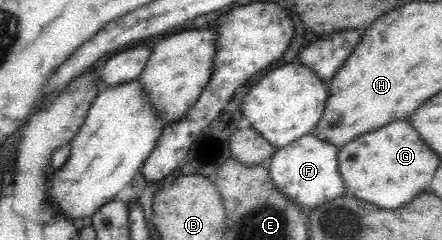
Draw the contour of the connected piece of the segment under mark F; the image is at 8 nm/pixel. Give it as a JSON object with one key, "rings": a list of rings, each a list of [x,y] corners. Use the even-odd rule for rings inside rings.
{"rings":[[[309,133],[291,142],[291,145],[275,150],[274,155],[266,162],[274,188],[306,213],[339,199],[339,196],[345,195],[346,188],[338,171],[338,149],[325,139]]]}

